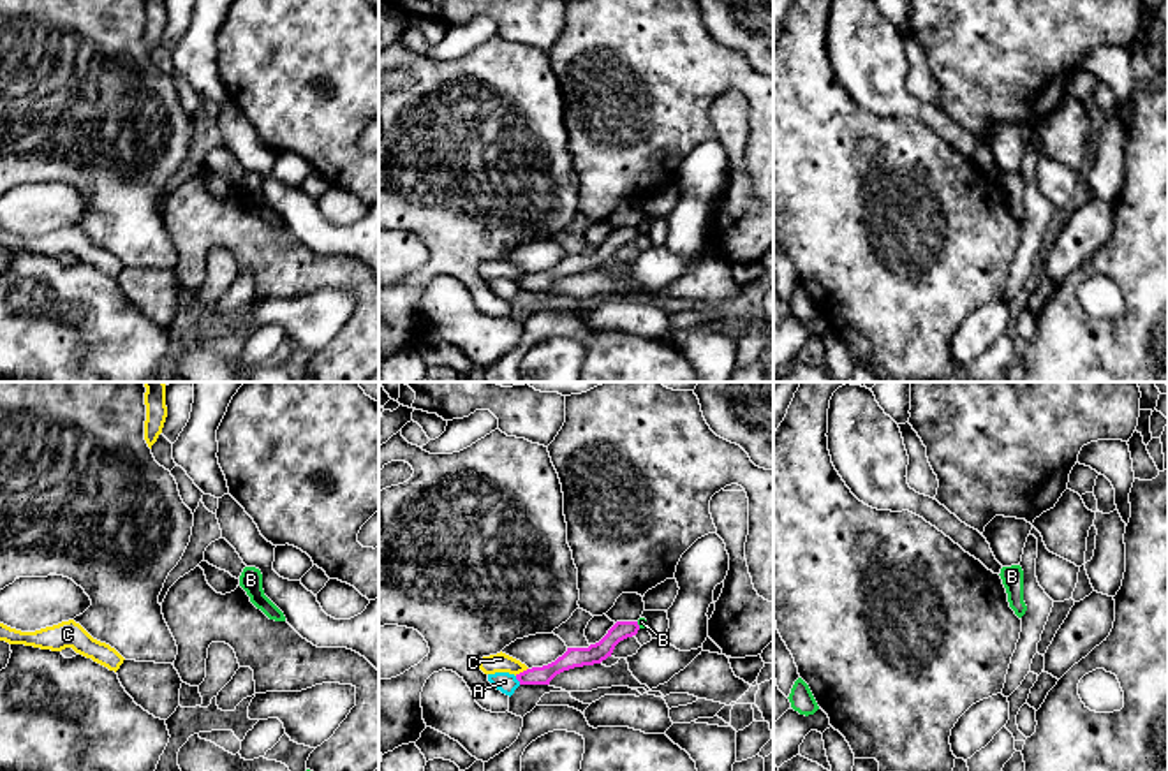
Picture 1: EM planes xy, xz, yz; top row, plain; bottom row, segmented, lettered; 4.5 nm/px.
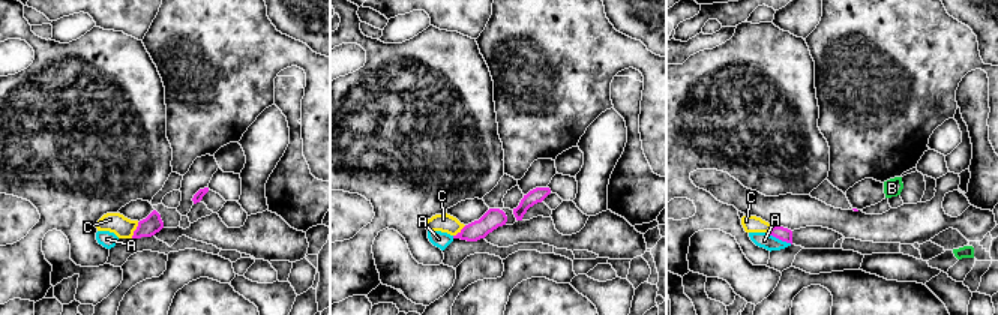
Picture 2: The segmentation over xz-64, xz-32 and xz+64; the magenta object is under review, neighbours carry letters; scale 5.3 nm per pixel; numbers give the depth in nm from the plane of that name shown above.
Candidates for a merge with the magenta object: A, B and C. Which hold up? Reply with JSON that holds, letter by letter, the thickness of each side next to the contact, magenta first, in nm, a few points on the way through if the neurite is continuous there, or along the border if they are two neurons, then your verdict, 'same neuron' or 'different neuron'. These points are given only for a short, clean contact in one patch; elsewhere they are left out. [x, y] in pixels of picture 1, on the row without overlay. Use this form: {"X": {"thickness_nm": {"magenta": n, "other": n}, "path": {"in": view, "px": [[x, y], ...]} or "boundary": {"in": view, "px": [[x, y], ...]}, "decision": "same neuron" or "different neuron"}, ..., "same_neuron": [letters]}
{"A": {"thickness_nm": {"magenta": 80, "other": 90}, "decision": "different neuron"}, "B": {"thickness_nm": {"magenta": 90, "other": 50}, "boundary": {"in": "xz", "px": [[636, 227], [640, 233]]}, "decision": "different neuron"}, "C": {"thickness_nm": {"magenta": 90, "other": 90}, "decision": "different neuron"}, "same_neuron": []}

